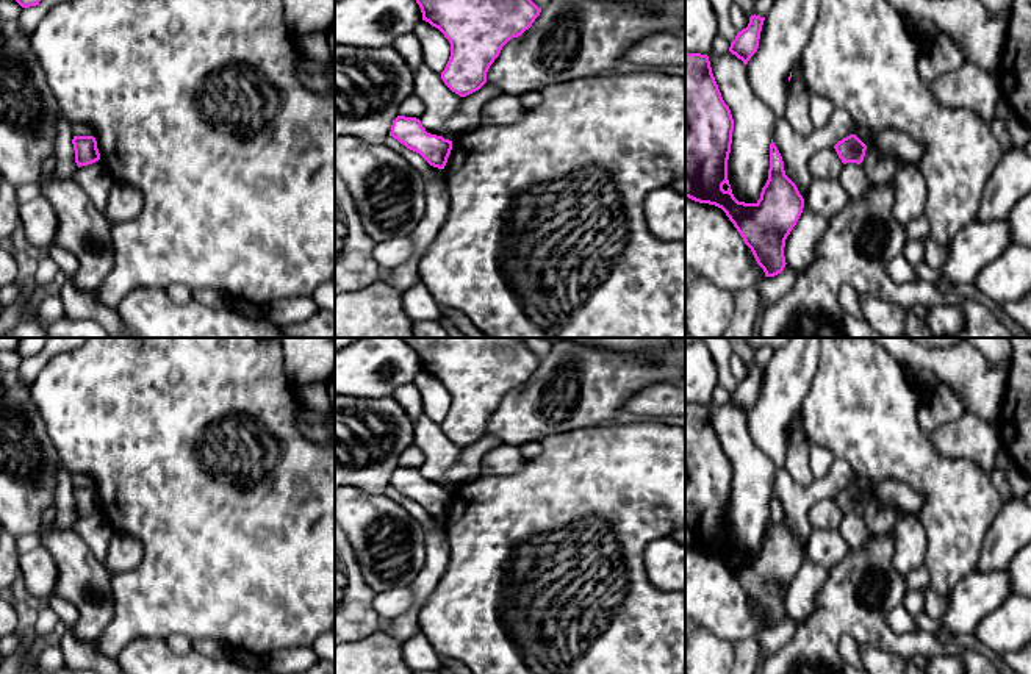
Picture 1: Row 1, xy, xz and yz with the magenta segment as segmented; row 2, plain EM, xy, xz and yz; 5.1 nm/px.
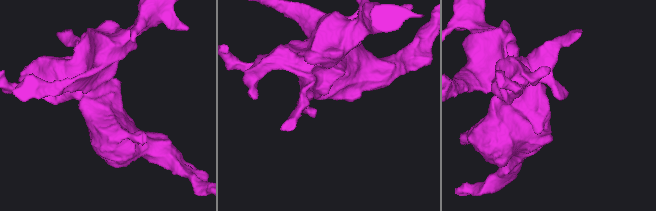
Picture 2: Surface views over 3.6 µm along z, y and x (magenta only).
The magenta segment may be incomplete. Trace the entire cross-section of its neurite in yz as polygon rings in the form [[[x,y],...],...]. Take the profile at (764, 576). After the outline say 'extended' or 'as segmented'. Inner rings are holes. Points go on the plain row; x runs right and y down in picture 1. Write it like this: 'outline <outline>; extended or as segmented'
outline [[[685,402],[685,547],[721,558],[751,599],[765,627],[785,618],[785,590],[804,549],[785,525],[782,507],[770,494],[768,530],[756,554],[738,552],[727,530],[734,469],[707,405]]]; as segmented

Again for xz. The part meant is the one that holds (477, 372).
outline [[[401,338],[421,358],[422,371],[438,378],[451,394],[449,411],[441,422],[444,435],[460,447],[479,441],[502,397],[521,386],[540,366],[523,338]]]; as segmented

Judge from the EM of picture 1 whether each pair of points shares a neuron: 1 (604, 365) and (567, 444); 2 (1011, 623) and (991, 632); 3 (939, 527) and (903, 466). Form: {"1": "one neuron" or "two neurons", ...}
{"1": "two neurons", "2": "one neuron", "3": "one neuron"}

